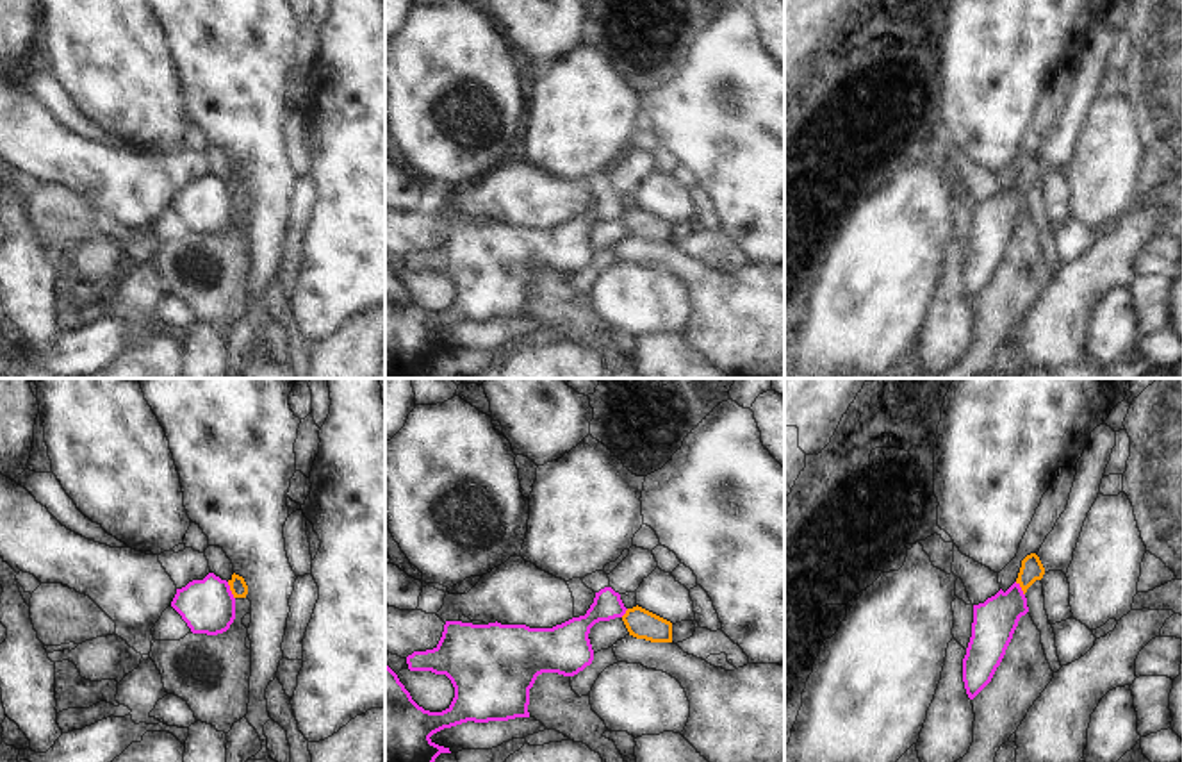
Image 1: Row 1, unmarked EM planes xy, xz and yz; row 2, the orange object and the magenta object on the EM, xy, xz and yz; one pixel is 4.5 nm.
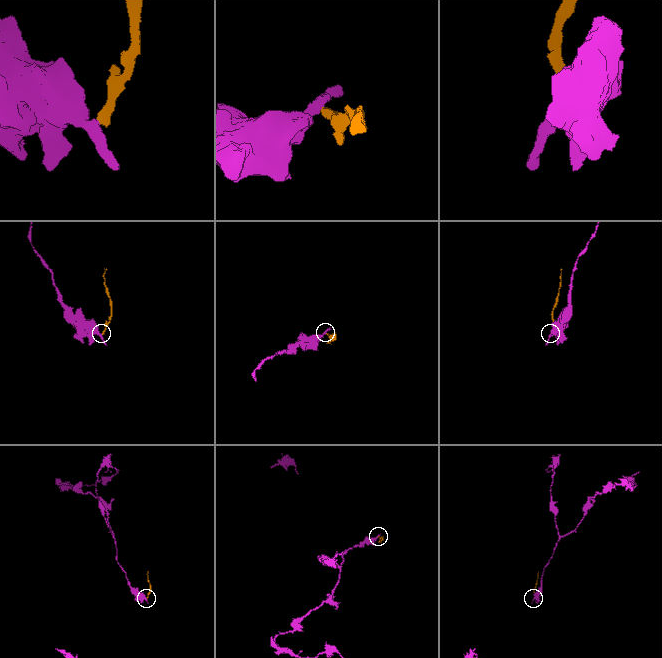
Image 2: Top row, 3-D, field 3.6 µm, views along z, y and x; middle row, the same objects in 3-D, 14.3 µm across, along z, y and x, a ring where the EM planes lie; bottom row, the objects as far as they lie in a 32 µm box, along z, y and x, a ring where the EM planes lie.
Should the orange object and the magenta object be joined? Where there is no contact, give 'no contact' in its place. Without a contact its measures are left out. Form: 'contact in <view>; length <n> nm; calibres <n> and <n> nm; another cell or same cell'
contact in xy; length 90 nm; calibres 80 and 240 nm; another cell

